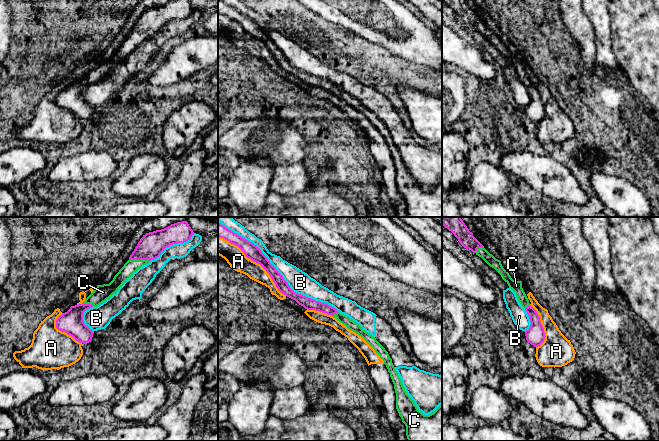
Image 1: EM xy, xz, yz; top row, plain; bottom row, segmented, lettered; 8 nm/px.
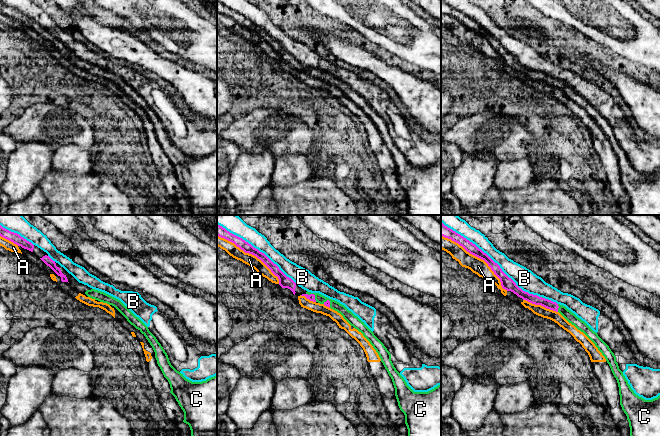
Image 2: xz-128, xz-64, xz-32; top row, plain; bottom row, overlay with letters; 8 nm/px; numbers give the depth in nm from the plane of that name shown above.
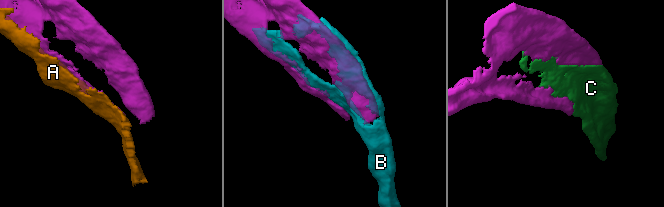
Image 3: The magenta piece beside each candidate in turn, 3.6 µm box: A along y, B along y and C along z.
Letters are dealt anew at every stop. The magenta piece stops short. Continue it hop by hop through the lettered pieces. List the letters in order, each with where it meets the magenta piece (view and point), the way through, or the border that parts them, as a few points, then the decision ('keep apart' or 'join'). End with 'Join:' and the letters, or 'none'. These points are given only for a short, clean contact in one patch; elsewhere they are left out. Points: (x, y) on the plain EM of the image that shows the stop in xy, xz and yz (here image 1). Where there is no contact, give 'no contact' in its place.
A: meets magenta in xz at (255, 37); keep apart
B: meets magenta in xz at (279, 49); keep apart
C: meets magenta in xy at (139, 35); join
Join: C

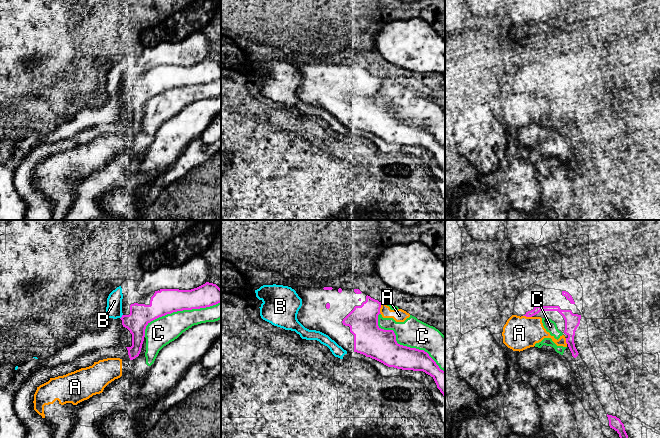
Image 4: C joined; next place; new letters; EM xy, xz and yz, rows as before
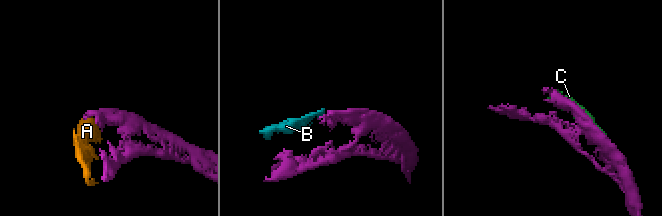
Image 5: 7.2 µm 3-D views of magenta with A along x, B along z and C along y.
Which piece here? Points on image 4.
A: meets magenta in xz at (380, 83); keep apart
B: meets magenta in xy at (122, 92); keep apart
C: meets magenta in xz at (404, 122); keep apart
Join: none

